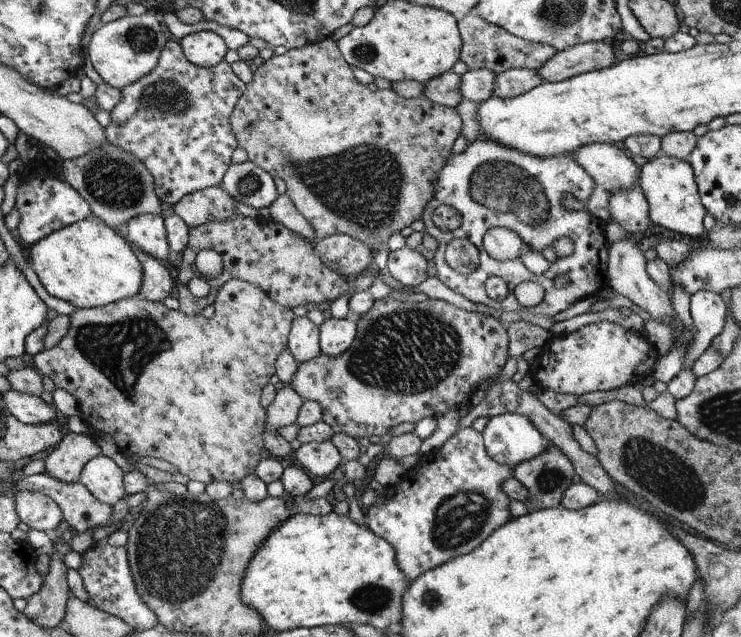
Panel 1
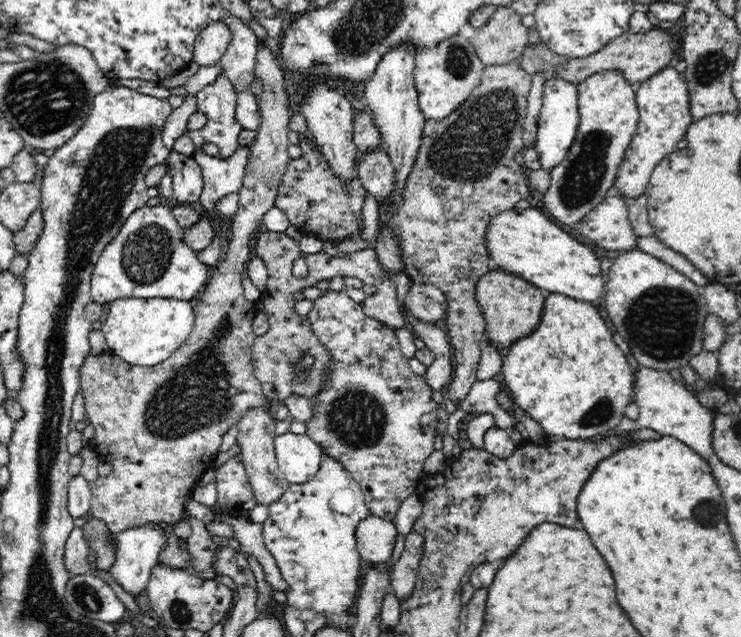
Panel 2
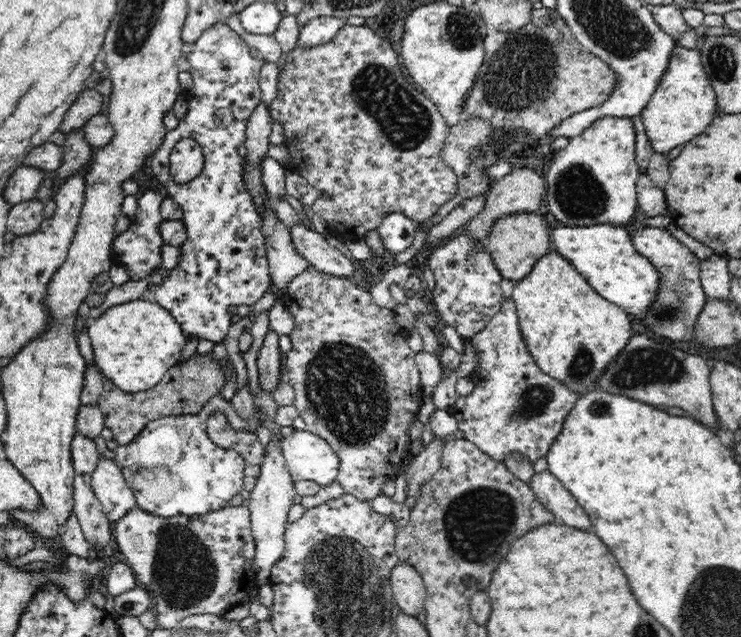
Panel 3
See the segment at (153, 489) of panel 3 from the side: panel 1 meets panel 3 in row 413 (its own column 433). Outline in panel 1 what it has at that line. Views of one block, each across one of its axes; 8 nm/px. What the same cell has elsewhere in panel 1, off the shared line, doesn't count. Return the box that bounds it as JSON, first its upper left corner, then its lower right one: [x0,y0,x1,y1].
[421,134,609,317]

